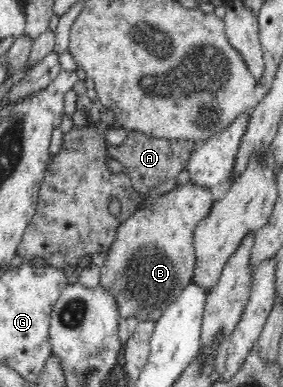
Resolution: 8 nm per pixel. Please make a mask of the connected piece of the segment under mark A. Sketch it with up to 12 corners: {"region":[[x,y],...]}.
{"region":[[131,129],[108,154],[144,196],[187,167],[198,142]]}

